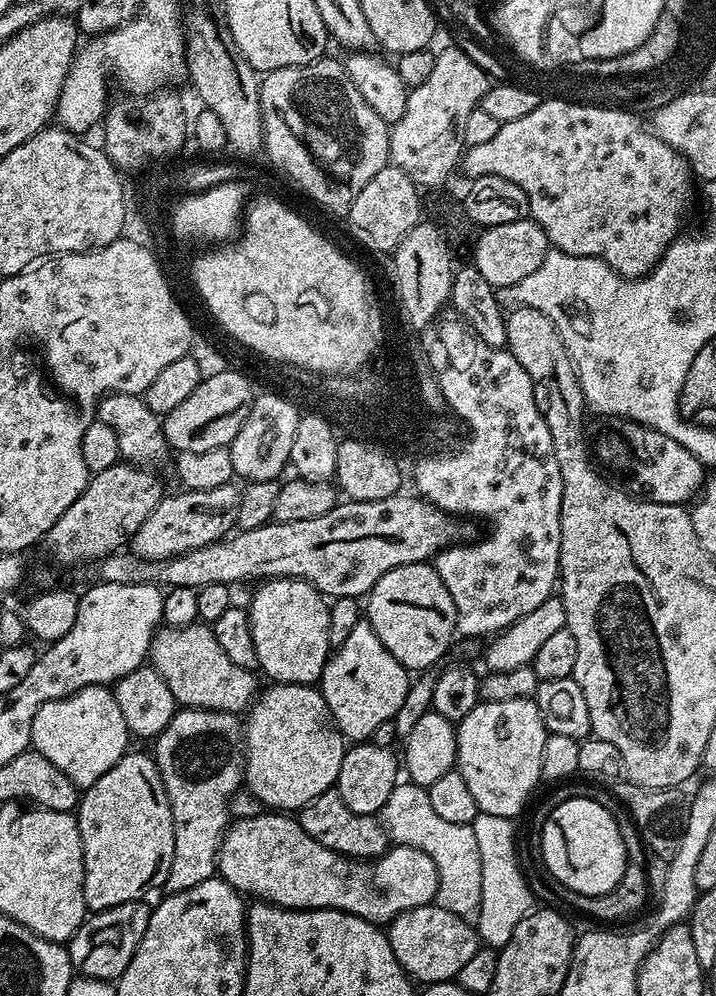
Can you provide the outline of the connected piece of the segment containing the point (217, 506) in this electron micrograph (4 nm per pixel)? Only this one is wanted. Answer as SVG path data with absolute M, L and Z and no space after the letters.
M231 483L212 490L180 490L177 496L165 495L158 506L154 506L150 518L146 518L146 522L142 522L142 526L138 526L132 535L131 551L141 560L155 562L169 560L171 556L181 556L190 550L198 550L225 539L233 531L236 511L240 505L241 489L236 487L235 483Z

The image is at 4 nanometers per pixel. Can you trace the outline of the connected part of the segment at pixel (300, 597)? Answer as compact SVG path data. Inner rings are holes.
M289 576L265 579L258 588L252 596L252 605L247 605L246 611L250 618L250 630L254 634L254 650L258 650L259 671L265 672L269 681L278 684L315 685L330 655L329 601L310 582Z

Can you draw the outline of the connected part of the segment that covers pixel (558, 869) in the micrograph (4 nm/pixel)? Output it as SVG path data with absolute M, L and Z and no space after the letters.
M572 796L569 800L562 801L545 818L544 825L540 828L540 856L544 859L549 874L561 884L561 889L583 896L601 896L614 890L630 859L628 848L624 845L624 836L620 833L615 818L598 801L591 800L588 796Z

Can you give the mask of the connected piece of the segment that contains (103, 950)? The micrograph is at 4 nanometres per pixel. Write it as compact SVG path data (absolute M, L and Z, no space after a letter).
M144 900L122 902L122 906L114 906L105 912L89 915L83 926L66 944L73 969L79 975L95 980L119 980L126 966L130 966L130 958L134 958L138 942L142 942L142 934L146 934L150 911L149 905L146 905Z

